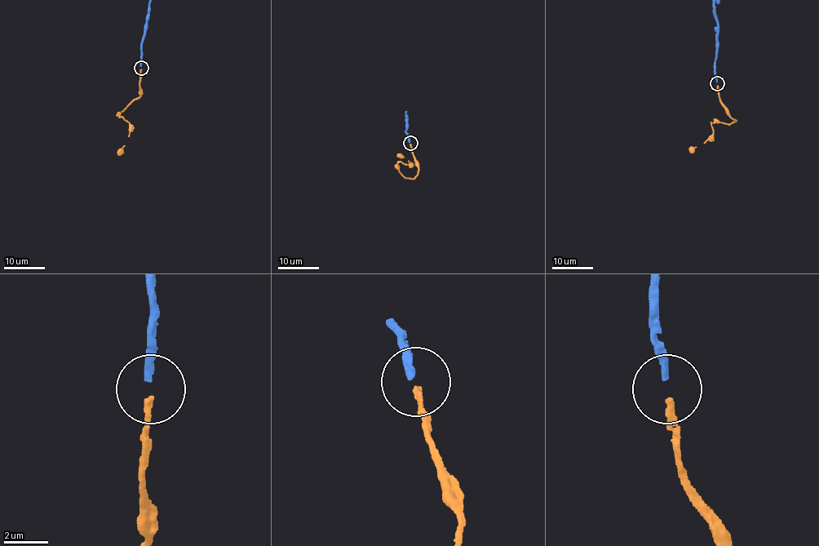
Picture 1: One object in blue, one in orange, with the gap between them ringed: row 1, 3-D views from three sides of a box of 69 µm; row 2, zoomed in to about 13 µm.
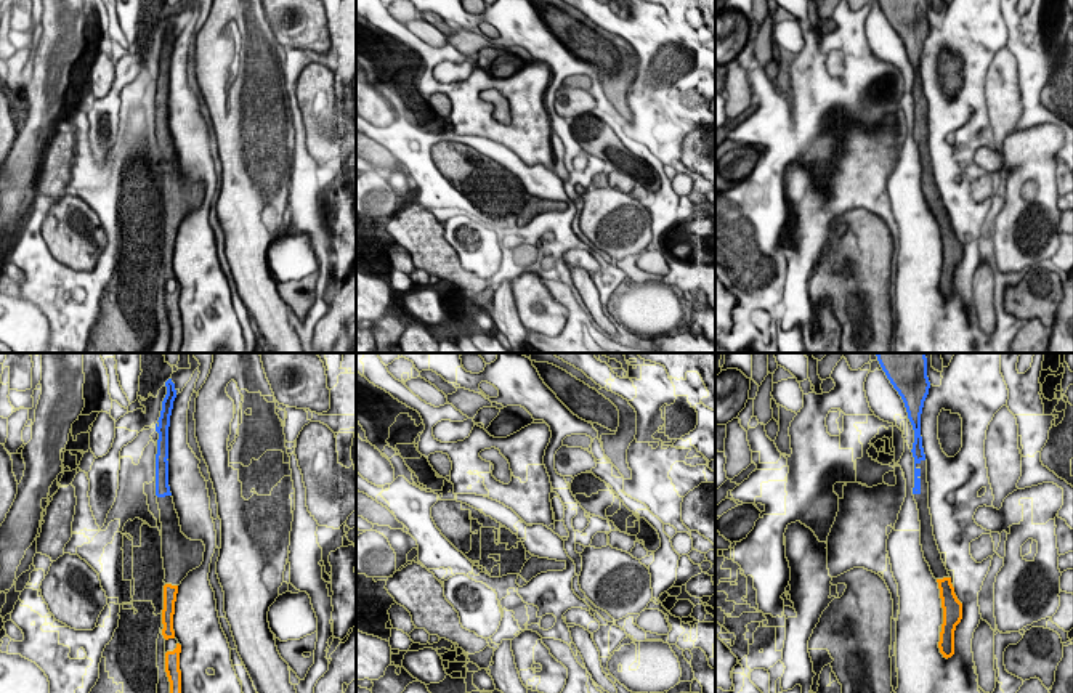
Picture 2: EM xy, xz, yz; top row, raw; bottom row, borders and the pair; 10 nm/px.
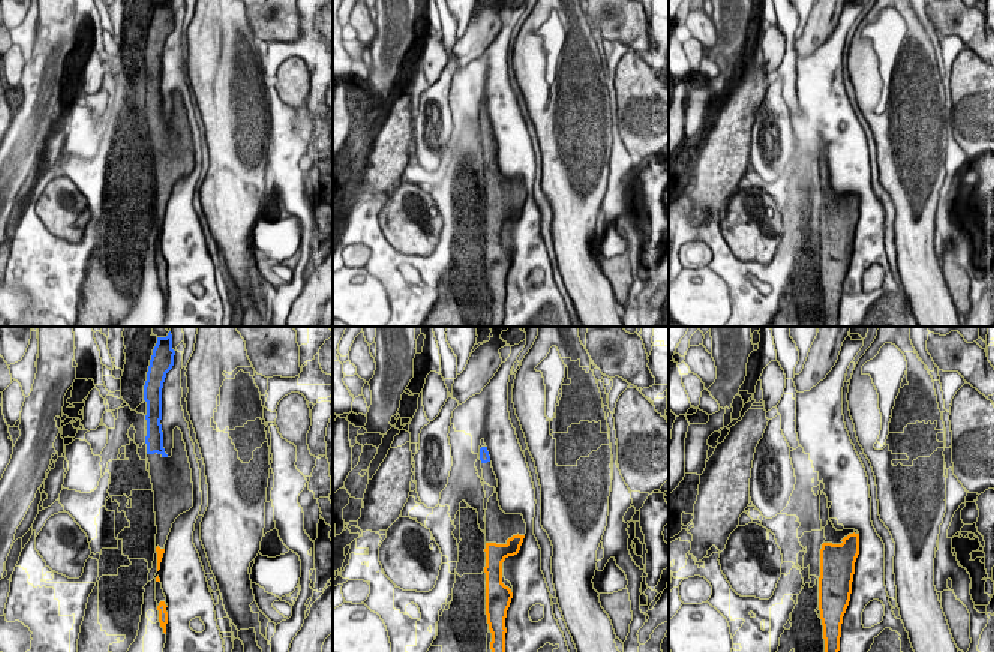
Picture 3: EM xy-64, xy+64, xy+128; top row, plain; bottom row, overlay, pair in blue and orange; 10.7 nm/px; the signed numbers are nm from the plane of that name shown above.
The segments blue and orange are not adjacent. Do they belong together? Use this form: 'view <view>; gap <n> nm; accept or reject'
view xy; gap 900 nm; accept

